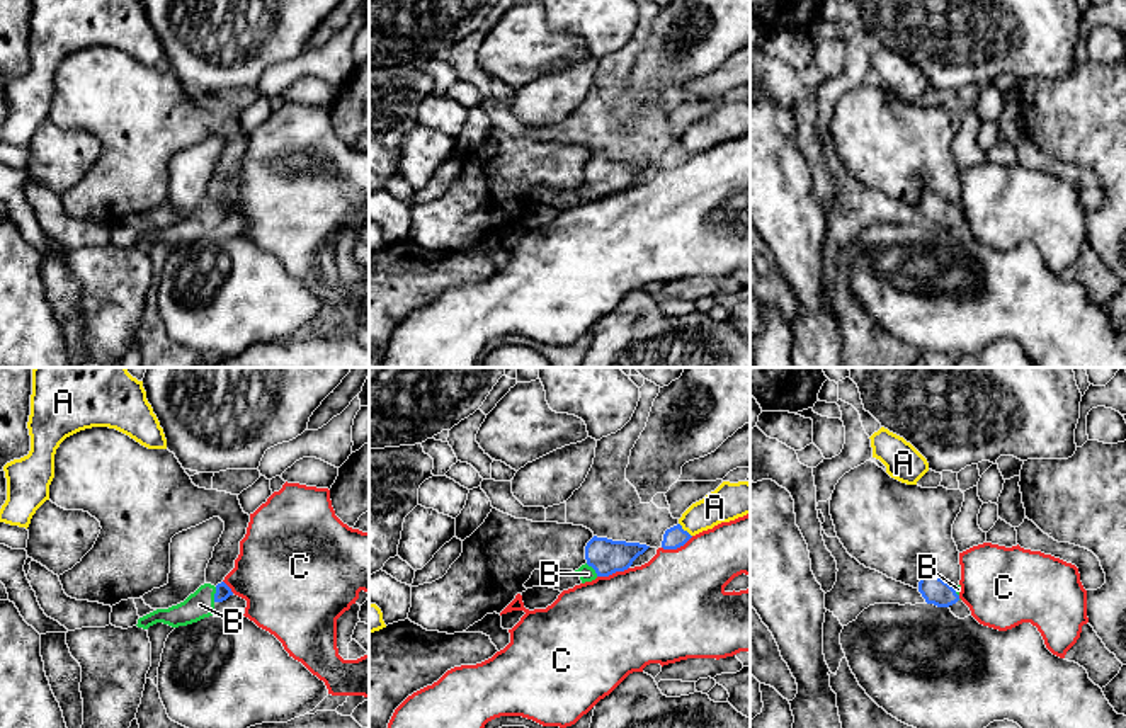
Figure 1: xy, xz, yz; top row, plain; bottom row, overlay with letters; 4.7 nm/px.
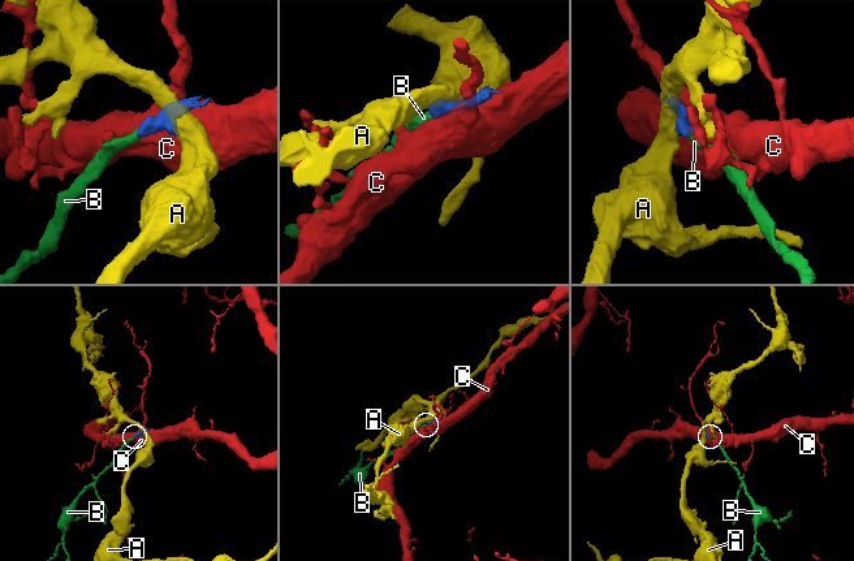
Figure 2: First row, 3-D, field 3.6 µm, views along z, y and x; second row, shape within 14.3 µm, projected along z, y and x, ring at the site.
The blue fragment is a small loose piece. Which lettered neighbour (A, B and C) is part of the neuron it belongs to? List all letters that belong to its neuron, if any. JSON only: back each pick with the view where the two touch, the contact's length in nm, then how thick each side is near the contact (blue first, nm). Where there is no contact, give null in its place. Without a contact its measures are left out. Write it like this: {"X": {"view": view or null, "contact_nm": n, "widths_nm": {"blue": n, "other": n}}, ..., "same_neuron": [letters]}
{"B": {"view": "xy", "contact_nm": 70, "widths_nm": {"blue": 70, "other": 130}}, "same_neuron": ["B"]}

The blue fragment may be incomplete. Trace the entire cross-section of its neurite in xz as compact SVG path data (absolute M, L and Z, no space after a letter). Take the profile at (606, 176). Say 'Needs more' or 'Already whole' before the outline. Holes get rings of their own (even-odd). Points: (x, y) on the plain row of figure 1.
Needs more. M594 155L585 165L587 182L575 189L575 192L580 196L582 202L585 202L597 196L624 191L648 167L650 165L640 162L612 160Z

